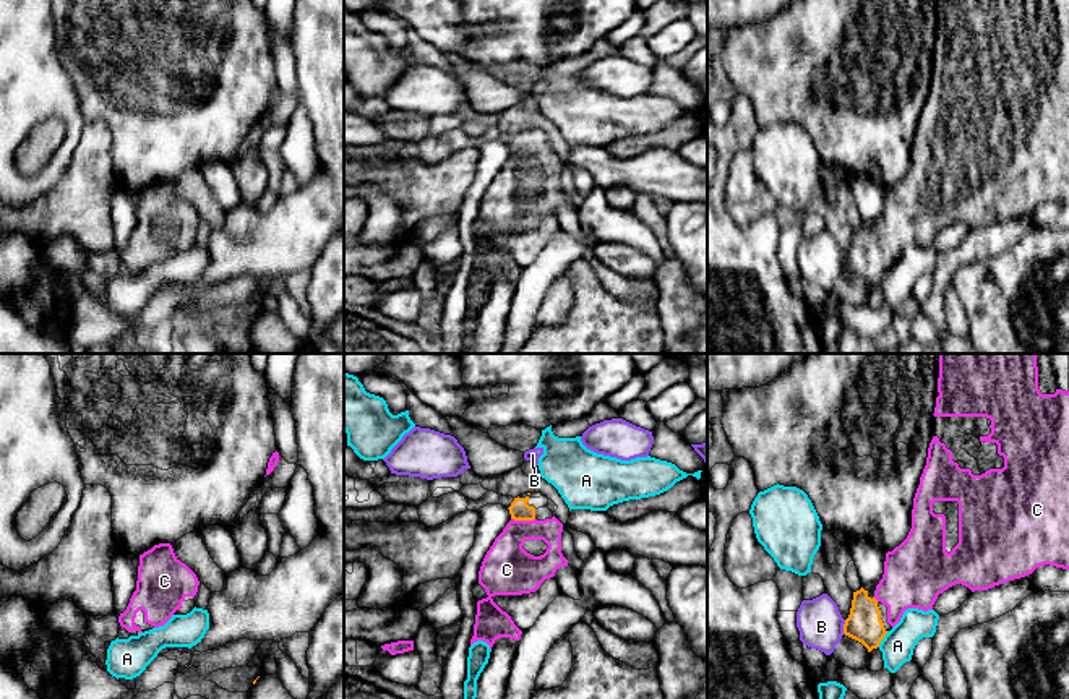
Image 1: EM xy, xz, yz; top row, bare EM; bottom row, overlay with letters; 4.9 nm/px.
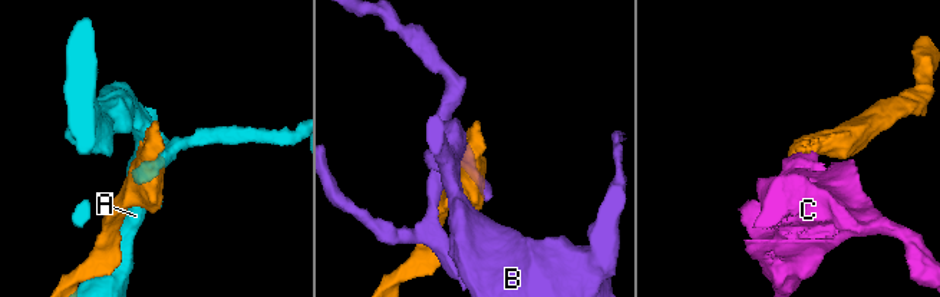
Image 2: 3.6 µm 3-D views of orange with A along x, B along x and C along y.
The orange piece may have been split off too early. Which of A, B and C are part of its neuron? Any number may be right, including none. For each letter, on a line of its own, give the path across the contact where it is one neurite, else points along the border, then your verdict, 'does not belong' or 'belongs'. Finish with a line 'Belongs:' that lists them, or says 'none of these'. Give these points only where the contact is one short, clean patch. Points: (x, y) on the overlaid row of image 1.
A: does not belong
B: does not belong
C: way xz (519, 510), (523, 519), (508, 544), (506, 566); belongs
Belongs: C

